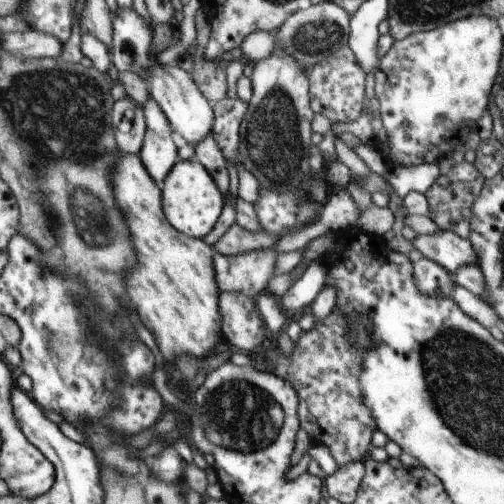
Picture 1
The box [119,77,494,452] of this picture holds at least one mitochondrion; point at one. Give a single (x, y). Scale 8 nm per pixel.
(274, 134)

